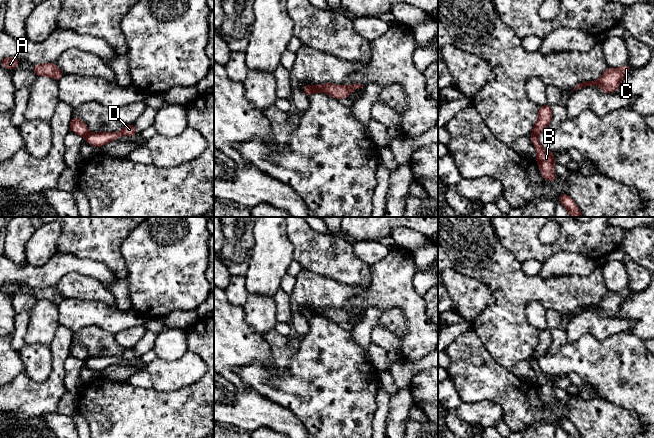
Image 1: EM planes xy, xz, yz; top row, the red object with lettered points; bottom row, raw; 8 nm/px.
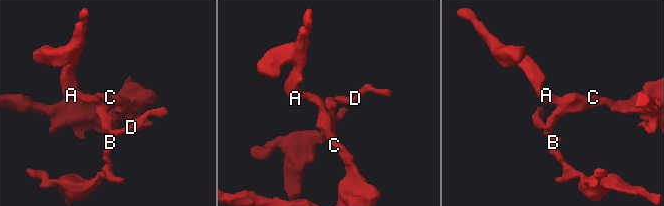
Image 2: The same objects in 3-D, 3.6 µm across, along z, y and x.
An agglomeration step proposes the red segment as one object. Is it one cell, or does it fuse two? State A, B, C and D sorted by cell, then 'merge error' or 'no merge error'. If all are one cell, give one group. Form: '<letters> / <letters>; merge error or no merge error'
A C / B D; merge error

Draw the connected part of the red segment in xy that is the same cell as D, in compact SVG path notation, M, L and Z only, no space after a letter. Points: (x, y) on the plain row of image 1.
M127 348L124 350L122 355L118 356L100 356L100 357L89 357L85 363L86 365L94 371L101 371L113 364L119 363L121 360L134 360L138 359L138 356L133 348Z

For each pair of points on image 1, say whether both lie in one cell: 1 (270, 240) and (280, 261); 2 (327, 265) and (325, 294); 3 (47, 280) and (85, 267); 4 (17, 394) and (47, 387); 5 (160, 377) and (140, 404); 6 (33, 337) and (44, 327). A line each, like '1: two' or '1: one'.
1: one
2: two
3: one
4: one
5: two
6: one

